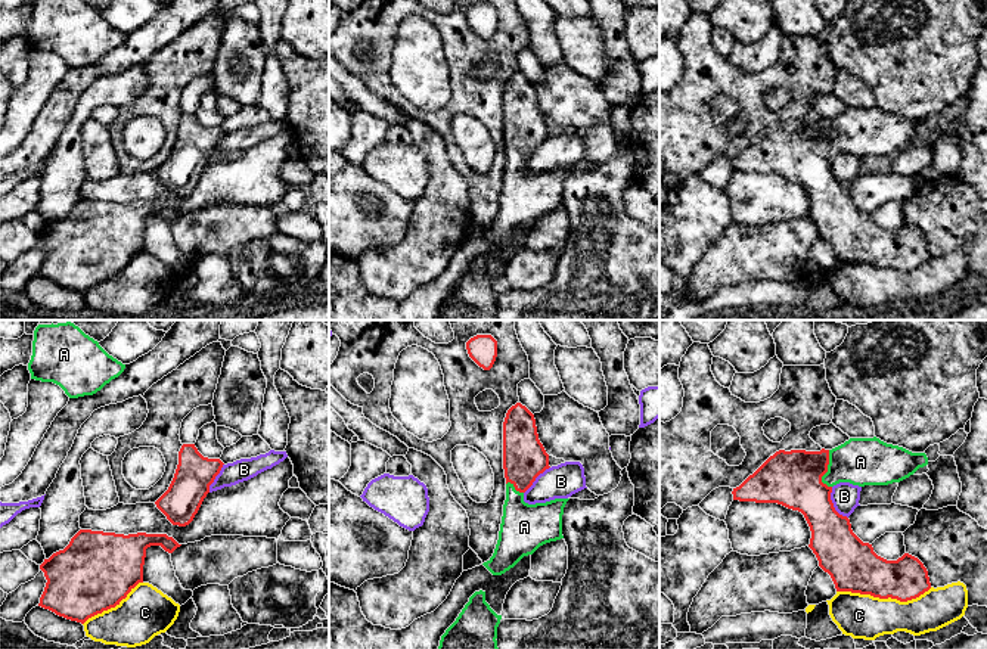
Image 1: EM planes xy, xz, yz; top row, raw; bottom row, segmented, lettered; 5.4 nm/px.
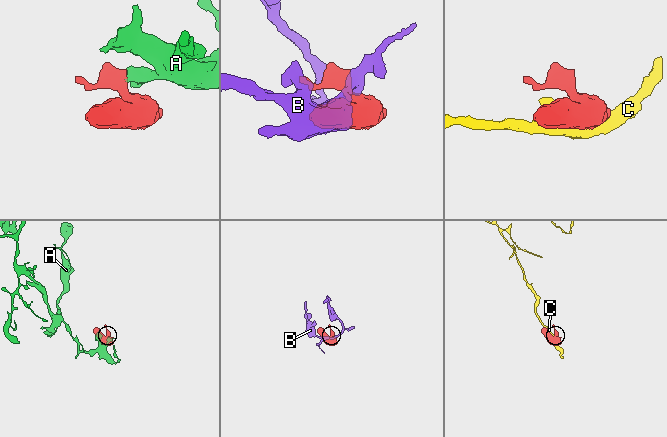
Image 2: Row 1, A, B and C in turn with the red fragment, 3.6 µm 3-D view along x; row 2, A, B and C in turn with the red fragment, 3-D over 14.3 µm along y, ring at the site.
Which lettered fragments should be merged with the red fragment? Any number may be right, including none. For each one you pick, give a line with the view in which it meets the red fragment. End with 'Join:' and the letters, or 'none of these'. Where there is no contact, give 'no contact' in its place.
A: contact in yz
Join: A

